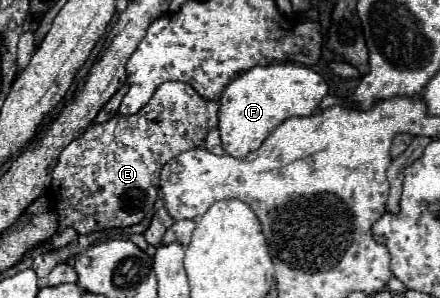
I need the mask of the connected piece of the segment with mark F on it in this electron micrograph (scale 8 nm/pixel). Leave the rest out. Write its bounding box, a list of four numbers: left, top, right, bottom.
[218,64,328,158]

